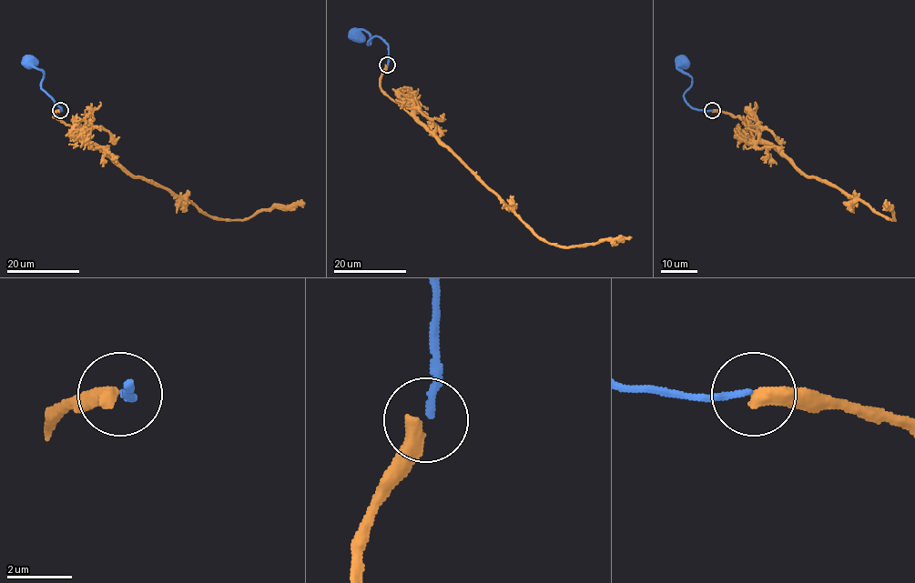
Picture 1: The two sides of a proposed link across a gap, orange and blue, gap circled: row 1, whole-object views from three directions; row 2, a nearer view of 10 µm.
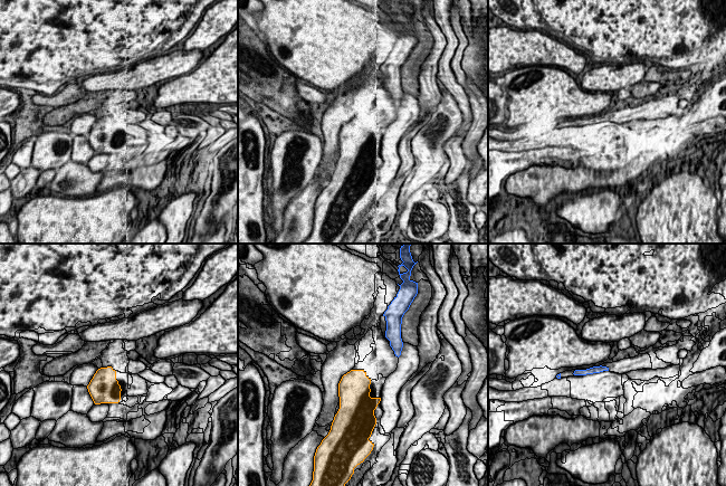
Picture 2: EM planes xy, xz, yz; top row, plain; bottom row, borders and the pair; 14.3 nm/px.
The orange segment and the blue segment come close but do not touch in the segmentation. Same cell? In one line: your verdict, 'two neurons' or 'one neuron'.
two neurons

